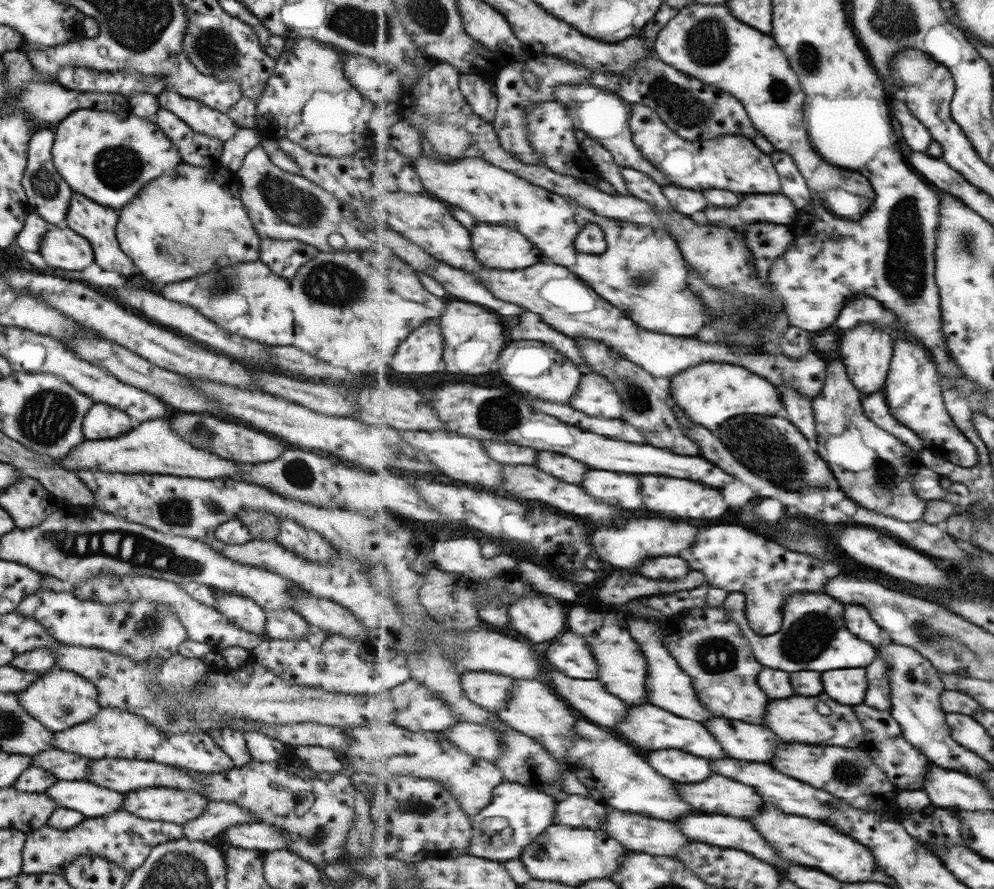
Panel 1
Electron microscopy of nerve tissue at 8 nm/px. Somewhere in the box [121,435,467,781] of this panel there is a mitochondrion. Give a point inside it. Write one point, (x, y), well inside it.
(179, 511)

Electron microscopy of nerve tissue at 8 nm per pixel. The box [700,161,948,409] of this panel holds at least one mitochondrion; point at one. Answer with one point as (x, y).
(904, 271)

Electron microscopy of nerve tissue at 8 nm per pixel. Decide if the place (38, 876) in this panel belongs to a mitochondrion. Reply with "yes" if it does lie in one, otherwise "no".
no

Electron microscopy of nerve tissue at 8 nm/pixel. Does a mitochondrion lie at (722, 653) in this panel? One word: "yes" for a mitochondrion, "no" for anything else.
yes

